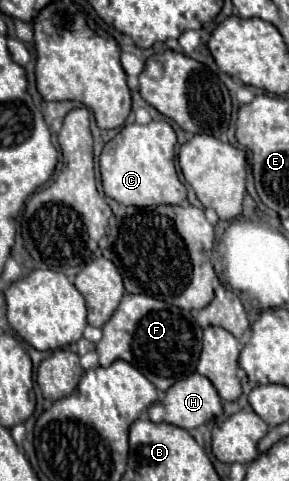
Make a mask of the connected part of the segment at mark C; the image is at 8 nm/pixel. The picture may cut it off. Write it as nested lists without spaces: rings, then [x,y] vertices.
[[[152,120],[146,126],[126,124],[102,150],[100,174],[104,194],[124,206],[178,206],[186,200],[186,186],[180,182],[174,162],[176,132],[166,120]]]

